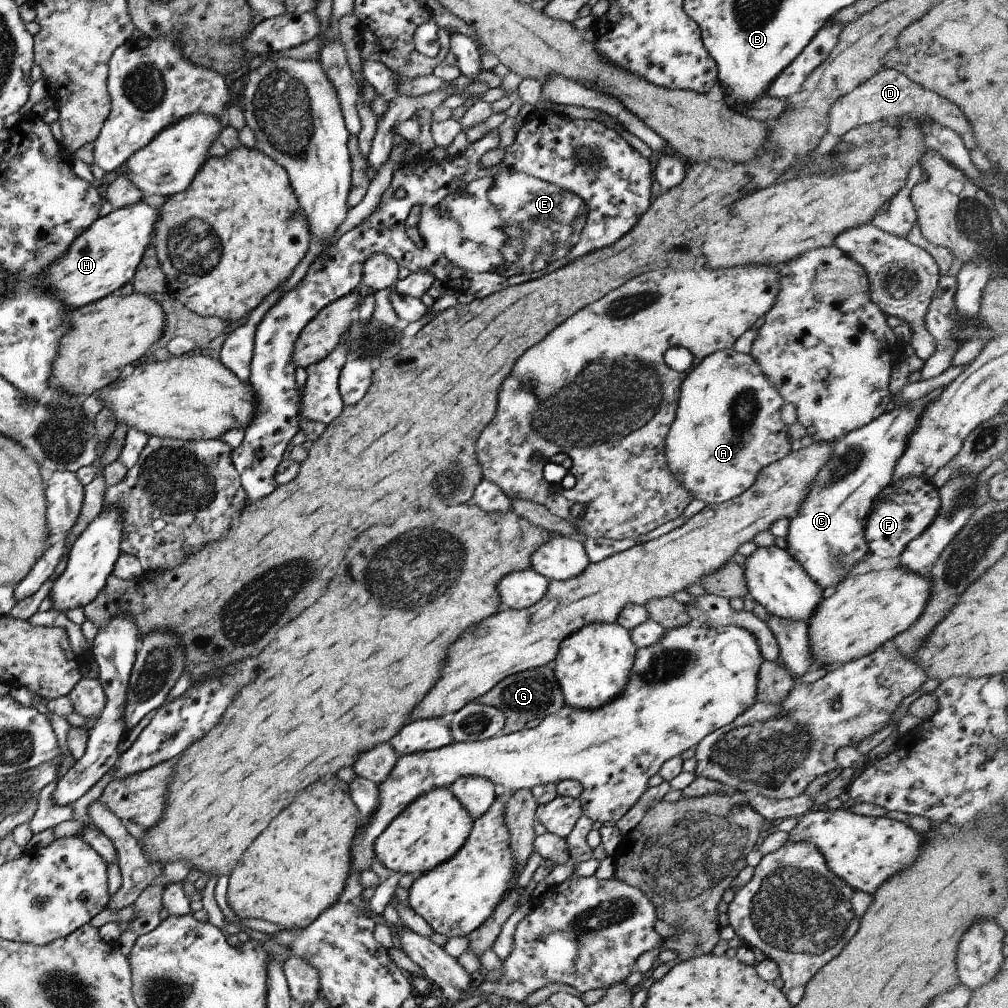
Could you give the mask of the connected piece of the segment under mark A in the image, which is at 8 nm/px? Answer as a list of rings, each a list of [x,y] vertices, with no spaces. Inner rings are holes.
[[[729,348],[708,354],[701,359],[701,362],[698,362],[691,370],[682,375],[674,419],[664,440],[664,455],[671,474],[684,486],[684,489],[687,489],[693,495],[693,499],[701,499],[705,505],[716,505],[723,501],[729,501],[741,494],[751,486],[761,468],[782,459],[791,450],[791,434],[788,433],[789,426],[783,425],[781,418],[779,418],[779,409],[782,404],[785,404],[784,399],[769,384],[764,374],[761,374],[757,363],[749,353],[737,353],[732,348]]]

